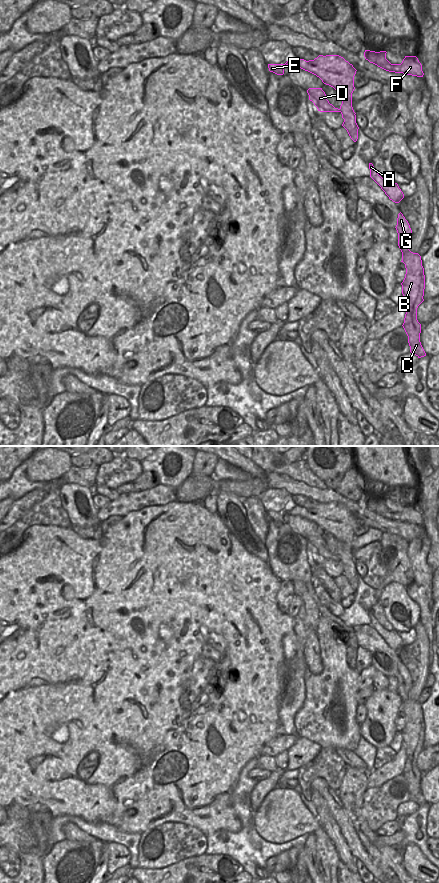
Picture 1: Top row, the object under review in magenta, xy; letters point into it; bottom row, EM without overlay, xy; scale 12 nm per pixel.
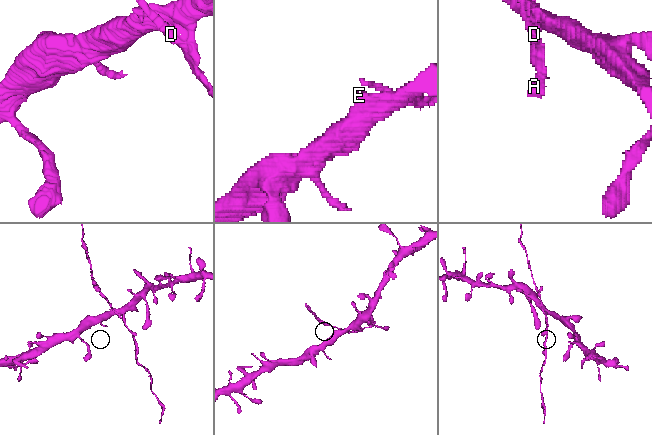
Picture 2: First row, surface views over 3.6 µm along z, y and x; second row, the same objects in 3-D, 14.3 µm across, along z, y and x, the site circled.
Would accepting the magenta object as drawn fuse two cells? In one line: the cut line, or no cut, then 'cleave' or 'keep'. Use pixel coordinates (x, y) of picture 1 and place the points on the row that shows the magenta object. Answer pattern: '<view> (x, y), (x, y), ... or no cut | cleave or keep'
xy (354, 114), (348, 114), (344, 120) | cleave

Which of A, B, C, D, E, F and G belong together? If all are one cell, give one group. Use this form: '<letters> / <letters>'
A B C D G / E F

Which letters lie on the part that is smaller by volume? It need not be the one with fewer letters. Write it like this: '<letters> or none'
A, B, C, D, G

